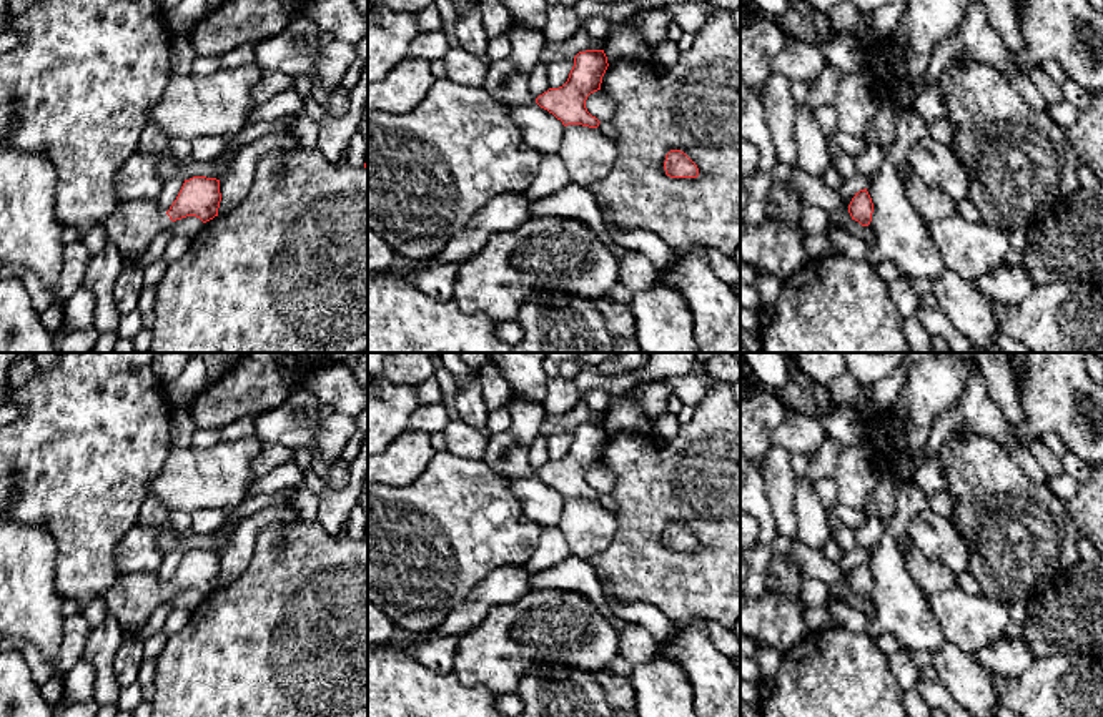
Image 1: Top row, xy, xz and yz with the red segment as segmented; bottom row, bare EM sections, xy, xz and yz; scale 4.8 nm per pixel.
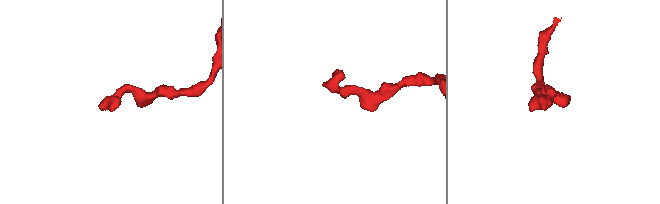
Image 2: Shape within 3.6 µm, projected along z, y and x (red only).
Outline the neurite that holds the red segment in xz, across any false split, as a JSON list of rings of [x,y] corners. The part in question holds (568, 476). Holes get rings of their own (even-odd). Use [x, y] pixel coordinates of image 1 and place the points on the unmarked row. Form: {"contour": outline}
{"contour": [[[512,398],[507,404],[511,424],[506,431],[489,434],[482,462],[502,479],[537,476],[567,497],[597,501],[599,492],[586,481],[591,466],[601,462],[602,449],[609,439],[604,423],[586,423],[574,429],[567,454],[536,469],[529,462],[529,448],[539,436],[546,419],[542,403]]]}

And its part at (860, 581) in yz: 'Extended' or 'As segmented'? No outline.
As segmented

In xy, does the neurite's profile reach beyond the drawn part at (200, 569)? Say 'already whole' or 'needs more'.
needs more

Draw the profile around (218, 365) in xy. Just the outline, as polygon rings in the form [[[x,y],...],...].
[[[201,353],[206,363],[208,384],[220,381],[246,354],[248,353]]]

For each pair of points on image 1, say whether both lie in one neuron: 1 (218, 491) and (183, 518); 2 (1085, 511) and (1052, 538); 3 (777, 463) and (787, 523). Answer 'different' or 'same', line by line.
1: different
2: different
3: same

